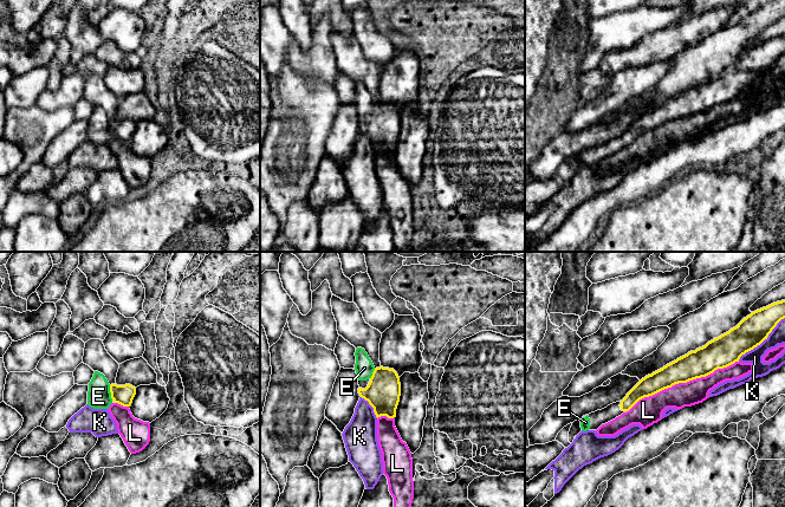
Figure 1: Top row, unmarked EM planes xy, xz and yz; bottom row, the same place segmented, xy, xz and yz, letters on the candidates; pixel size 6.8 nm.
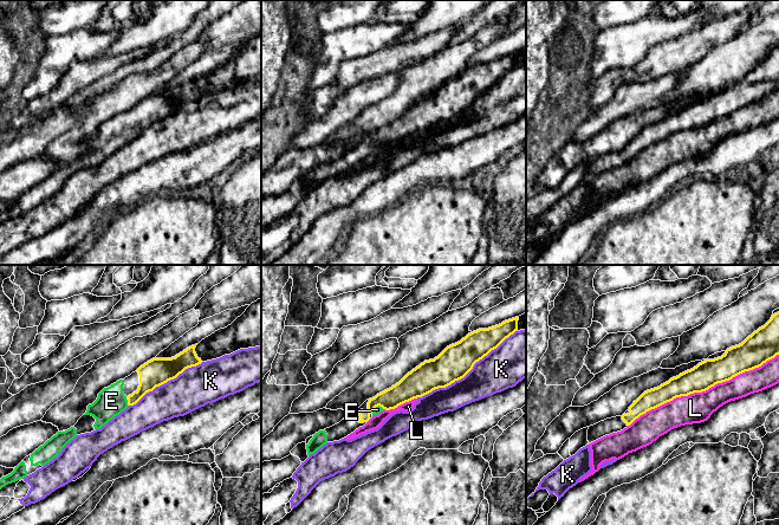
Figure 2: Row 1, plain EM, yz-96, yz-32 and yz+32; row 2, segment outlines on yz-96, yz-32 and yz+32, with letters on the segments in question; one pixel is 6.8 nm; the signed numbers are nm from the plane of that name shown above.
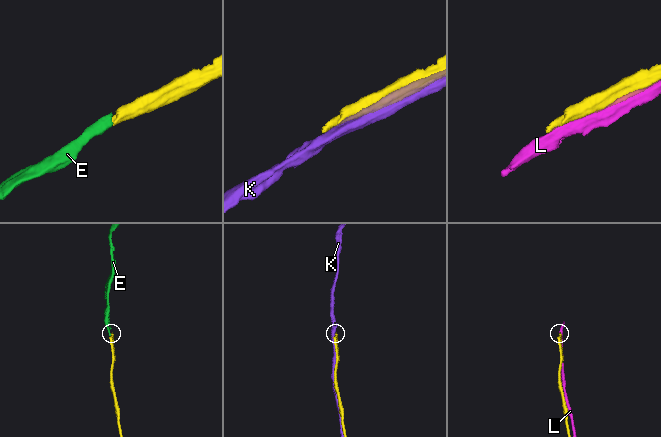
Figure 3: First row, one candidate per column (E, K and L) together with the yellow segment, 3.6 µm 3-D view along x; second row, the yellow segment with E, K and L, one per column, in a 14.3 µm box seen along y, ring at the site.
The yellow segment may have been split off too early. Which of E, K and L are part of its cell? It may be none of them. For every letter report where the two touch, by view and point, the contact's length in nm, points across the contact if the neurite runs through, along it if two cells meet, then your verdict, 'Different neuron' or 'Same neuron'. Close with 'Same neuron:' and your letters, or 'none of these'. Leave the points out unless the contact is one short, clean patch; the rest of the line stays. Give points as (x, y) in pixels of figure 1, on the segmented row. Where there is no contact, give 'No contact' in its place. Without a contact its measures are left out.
E: Touches yellow at xy (110, 391). Shared border 100 nm. Path across: xy (123, 395), (110, 391), (98, 396). Same neuron
K: Touches yellow at yz (761, 342). Shared border 440 nm. Different neuron
L: Touches yellow at yz (682, 382). Shared border 850 nm. Different neuron
Same neuron: E

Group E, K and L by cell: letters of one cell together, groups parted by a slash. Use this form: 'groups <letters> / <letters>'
groups E / K / L

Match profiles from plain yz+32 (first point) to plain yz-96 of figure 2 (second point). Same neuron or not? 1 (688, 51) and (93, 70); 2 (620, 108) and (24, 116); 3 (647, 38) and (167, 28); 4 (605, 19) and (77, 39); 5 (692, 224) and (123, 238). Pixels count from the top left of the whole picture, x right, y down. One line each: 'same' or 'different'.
1: same
2: different
3: different
4: different
5: same

